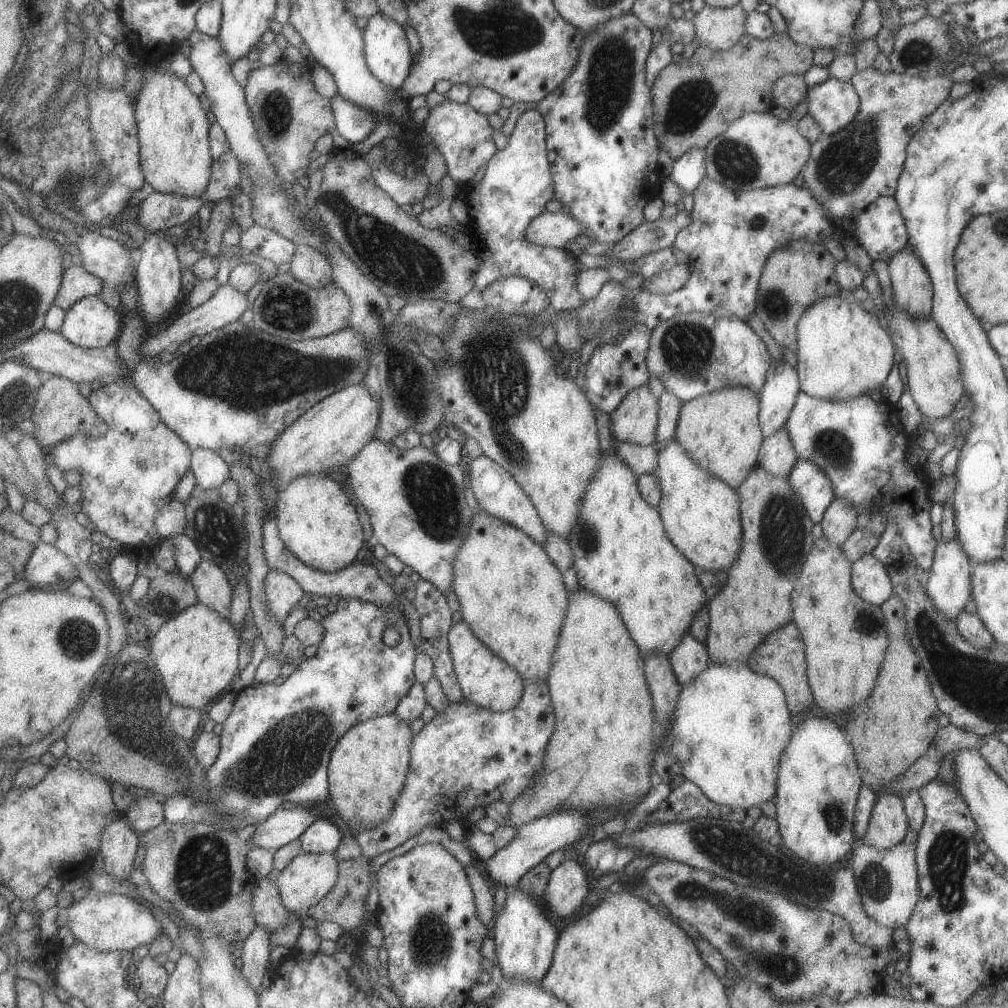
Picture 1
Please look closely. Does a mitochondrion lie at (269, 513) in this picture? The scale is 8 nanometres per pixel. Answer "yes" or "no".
no

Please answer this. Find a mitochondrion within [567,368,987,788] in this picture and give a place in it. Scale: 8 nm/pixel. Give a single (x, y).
(782, 530)

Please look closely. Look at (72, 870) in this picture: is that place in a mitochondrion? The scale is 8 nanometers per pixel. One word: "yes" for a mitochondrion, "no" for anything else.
no

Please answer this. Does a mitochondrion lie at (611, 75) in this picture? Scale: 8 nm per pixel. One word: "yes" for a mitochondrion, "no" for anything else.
yes

